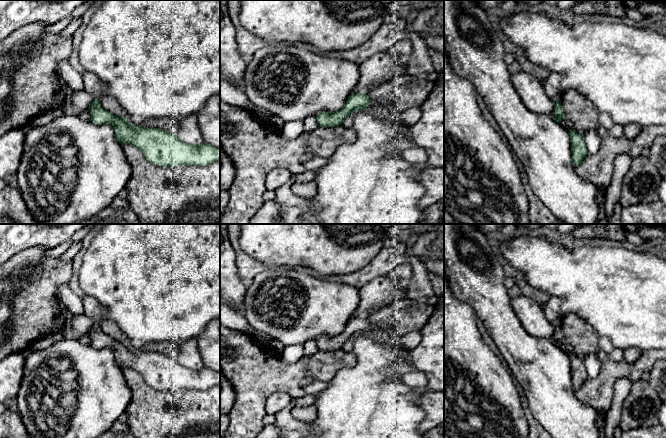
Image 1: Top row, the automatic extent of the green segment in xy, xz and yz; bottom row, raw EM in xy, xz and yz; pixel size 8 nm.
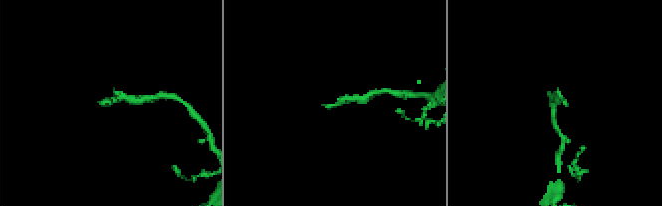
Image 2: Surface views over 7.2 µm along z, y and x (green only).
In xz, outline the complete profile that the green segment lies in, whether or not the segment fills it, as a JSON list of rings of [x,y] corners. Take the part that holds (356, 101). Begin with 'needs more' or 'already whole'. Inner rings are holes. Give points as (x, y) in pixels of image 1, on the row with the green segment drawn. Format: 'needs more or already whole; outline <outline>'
already whole; outline [[[366,92],[351,93],[346,100],[344,106],[334,112],[320,112],[316,116],[318,126],[321,127],[336,127],[342,125],[344,119],[359,110],[366,110],[370,105],[371,100]]]

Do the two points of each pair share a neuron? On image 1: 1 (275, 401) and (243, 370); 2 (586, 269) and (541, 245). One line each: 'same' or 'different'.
1: different
2: same

